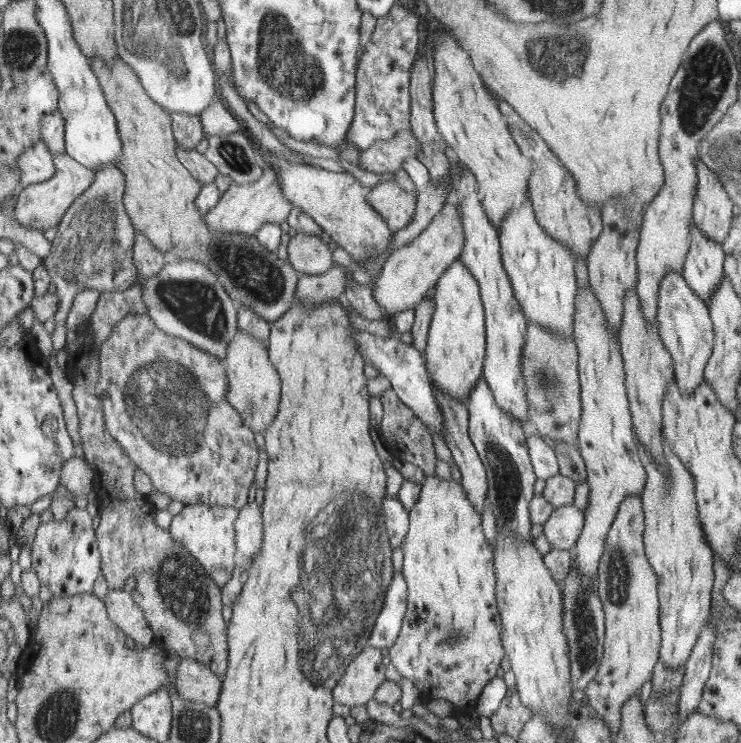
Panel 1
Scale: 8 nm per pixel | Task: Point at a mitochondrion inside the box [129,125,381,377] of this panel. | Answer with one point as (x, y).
(253, 273)

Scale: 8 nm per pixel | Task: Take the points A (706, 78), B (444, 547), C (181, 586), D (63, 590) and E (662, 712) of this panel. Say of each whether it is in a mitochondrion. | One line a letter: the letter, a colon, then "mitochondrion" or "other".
A: mitochondrion
B: other
C: mitochondrion
D: other
E: mitochondrion

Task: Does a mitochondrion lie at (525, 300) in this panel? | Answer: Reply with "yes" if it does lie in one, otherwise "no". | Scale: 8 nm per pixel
no

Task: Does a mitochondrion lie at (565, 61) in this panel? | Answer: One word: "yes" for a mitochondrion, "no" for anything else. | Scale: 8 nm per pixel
yes

